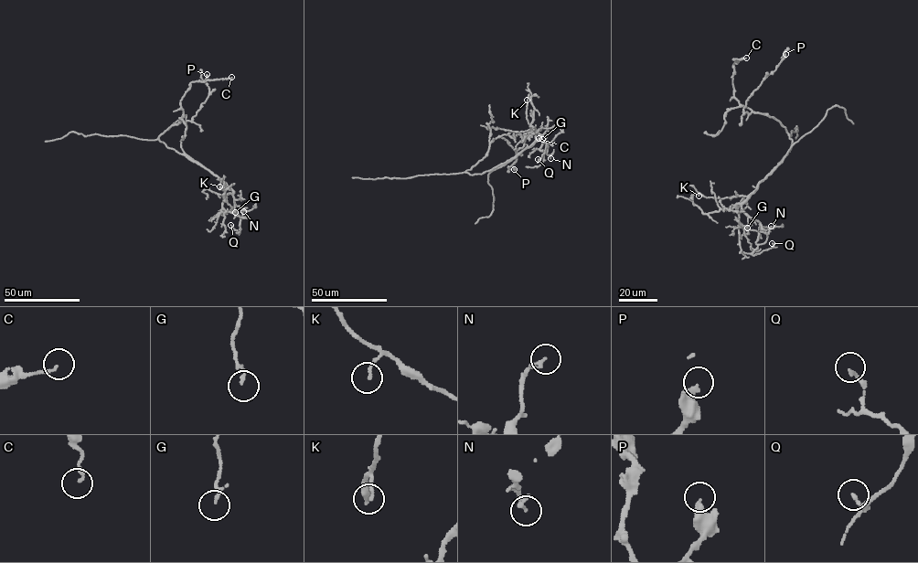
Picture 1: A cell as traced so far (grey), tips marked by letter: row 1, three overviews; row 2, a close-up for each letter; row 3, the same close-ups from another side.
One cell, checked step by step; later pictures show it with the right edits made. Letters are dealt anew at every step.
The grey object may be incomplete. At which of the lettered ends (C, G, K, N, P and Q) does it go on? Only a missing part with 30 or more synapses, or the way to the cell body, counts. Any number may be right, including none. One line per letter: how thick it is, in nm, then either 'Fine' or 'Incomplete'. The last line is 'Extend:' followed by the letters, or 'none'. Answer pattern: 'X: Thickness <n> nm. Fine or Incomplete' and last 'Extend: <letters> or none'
C: Thickness 130 nm. Fine
G: Thickness 150 nm. Fine
K: Thickness 130 nm. Fine
N: Thickness 180 nm. Fine
P: Thickness 320 nm. Fine
Q: Thickness 150 nm. Fine
Extend: none

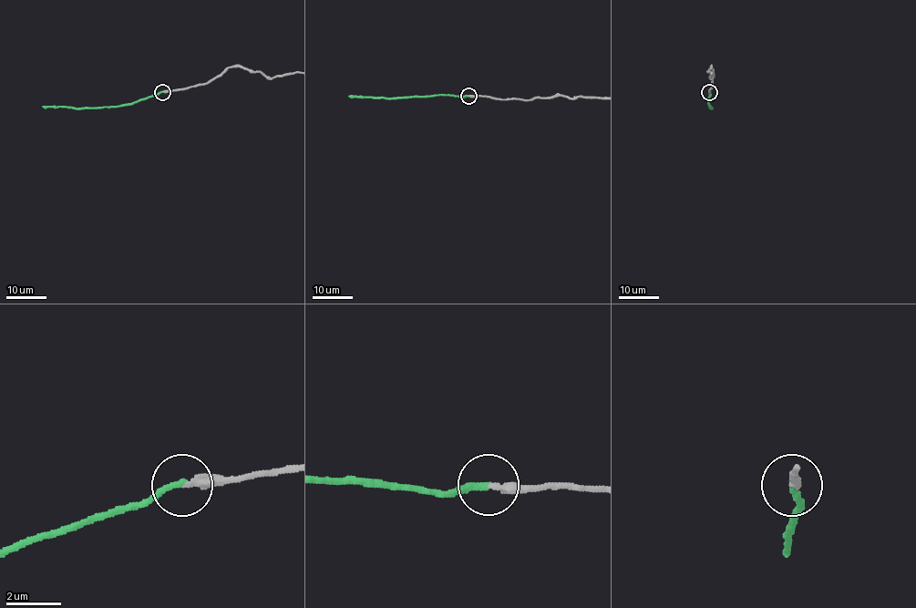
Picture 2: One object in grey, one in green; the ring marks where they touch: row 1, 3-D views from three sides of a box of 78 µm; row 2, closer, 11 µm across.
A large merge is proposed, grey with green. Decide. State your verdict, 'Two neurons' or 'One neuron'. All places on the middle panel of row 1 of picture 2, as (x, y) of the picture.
One neuron

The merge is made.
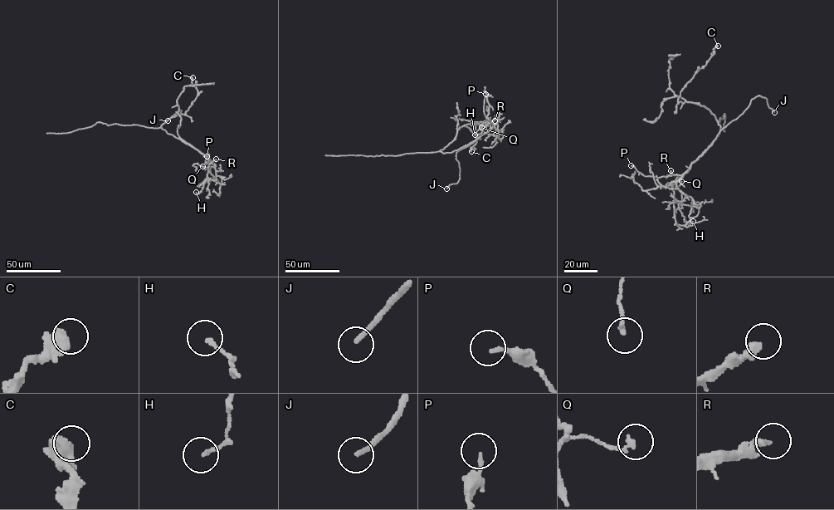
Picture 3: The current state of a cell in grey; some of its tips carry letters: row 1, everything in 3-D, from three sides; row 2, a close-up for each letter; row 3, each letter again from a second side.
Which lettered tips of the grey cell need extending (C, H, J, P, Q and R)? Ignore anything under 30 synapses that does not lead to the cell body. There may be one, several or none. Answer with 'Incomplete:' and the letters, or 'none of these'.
Incomplete: J, R

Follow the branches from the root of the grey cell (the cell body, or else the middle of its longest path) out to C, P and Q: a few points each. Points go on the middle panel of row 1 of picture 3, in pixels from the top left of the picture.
C: (445, 153), (440, 150), (454, 139), (457, 130), (464, 125), (475, 136), (476, 142), (470, 148), (471, 151)
P: (445, 153), (470, 143), (490, 128), (490, 121), (484, 111), (485, 94)
Q: (445, 153), (475, 140), (494, 125), (487, 121), (481, 127)

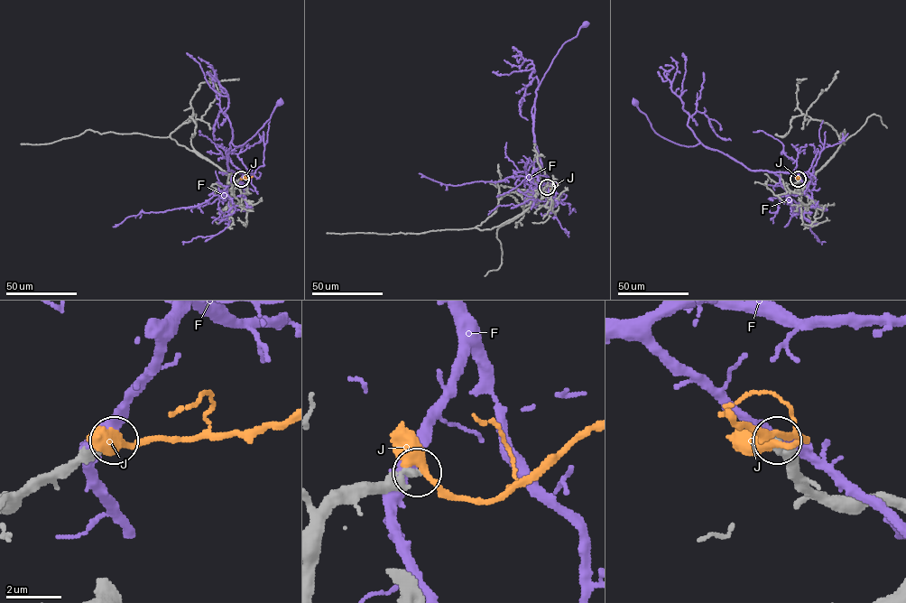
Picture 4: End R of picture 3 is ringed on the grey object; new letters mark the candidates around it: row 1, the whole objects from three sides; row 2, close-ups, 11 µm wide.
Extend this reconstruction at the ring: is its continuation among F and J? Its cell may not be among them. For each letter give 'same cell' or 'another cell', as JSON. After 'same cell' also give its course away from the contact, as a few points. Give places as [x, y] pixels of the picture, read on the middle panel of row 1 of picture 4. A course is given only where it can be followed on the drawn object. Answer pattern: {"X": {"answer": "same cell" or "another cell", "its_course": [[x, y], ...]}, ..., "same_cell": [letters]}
{"F": {"answer": "another cell"}, "J": {"answer": "another cell"}, "same_cell": []}

